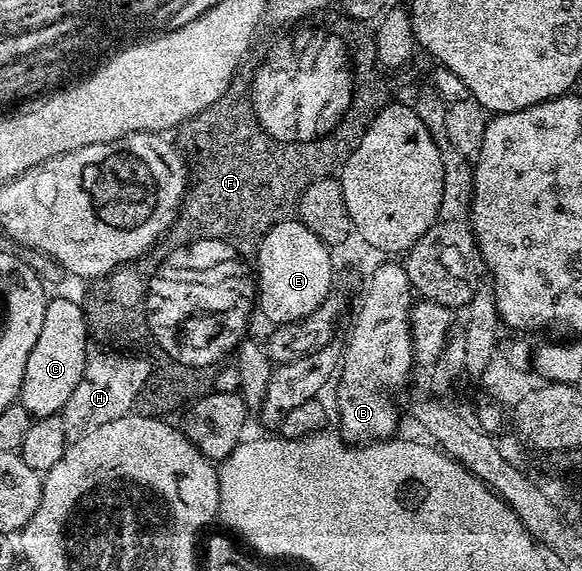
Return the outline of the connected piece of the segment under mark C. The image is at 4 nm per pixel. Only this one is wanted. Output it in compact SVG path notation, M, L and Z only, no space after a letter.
M50 298L45 304L39 341L35 341L35 349L31 349L31 357L27 357L27 369L23 369L23 385L19 396L23 409L27 409L34 419L64 412L67 397L75 393L75 385L79 385L83 377L87 362L85 339L87 341L87 328L81 307L75 305L75 301Z

